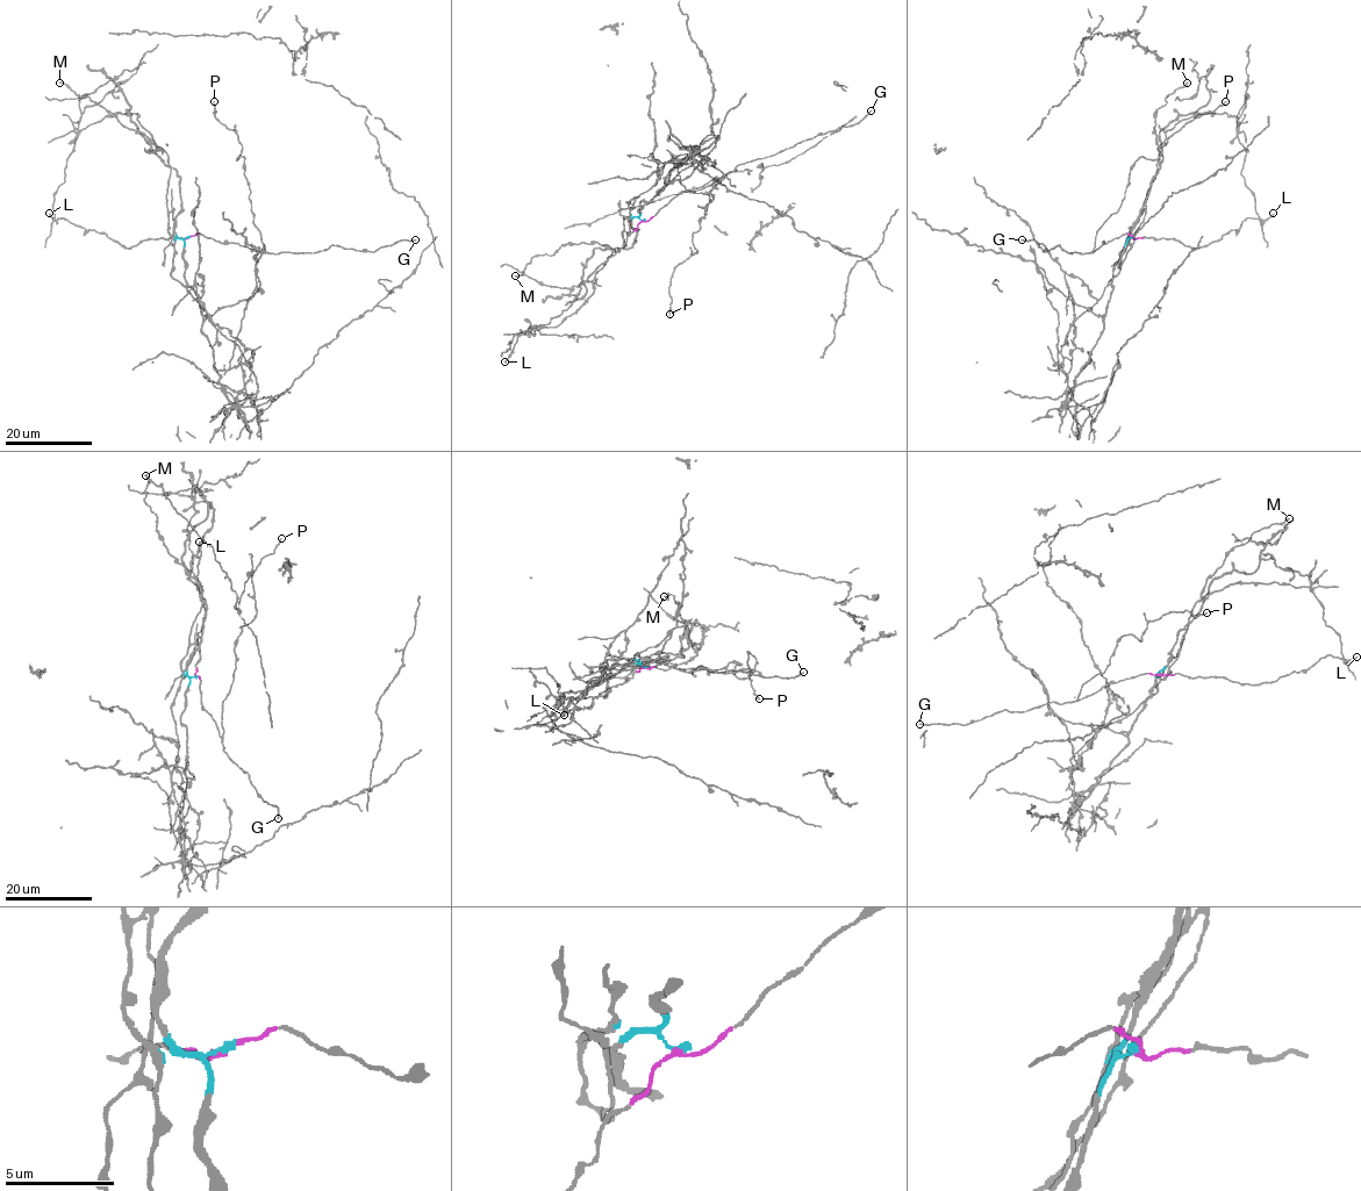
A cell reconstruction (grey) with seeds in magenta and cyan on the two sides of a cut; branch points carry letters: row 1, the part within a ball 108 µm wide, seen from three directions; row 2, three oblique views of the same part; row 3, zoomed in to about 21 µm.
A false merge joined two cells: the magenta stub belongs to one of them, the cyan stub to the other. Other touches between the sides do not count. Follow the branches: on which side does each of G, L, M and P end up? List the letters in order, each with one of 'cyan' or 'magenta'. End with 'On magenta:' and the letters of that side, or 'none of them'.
G: magenta
L: magenta
M: cyan
P: magenta
On magenta: G, L, P

